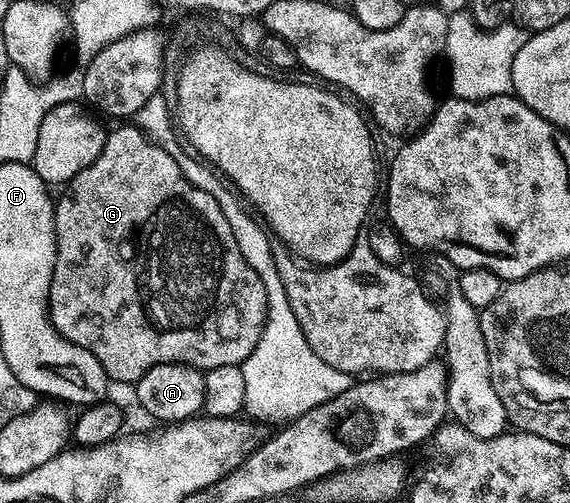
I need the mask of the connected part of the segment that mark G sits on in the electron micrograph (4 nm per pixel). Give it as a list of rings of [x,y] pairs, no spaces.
[[[117,124],[105,135],[103,150],[93,163],[88,164],[64,187],[65,195],[55,202],[53,219],[55,220],[55,236],[57,251],[55,252],[55,272],[51,276],[49,289],[49,319],[71,344],[79,344],[79,348],[87,348],[99,364],[103,364],[103,372],[110,383],[129,382],[135,384],[151,368],[159,364],[178,362],[184,366],[193,366],[202,372],[211,368],[224,366],[240,366],[251,356],[255,344],[259,344],[259,336],[265,327],[267,308],[267,292],[263,288],[263,280],[259,280],[259,272],[243,260],[243,252],[239,252],[239,244],[235,244],[235,232],[231,232],[231,224],[227,224],[227,216],[223,216],[223,208],[203,188],[195,188],[183,176],[179,164],[171,160],[171,156],[158,146],[140,126],[136,124]]]

